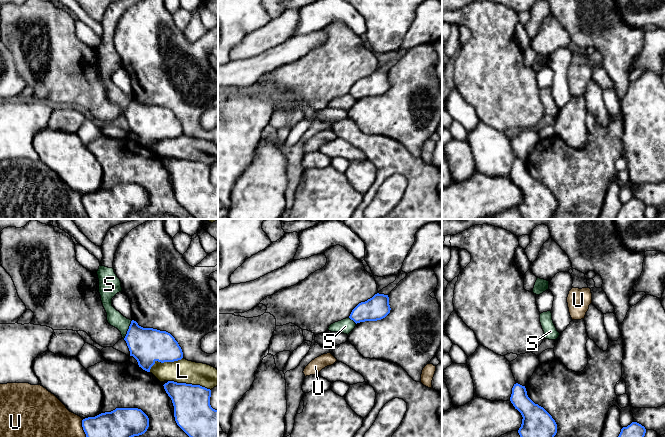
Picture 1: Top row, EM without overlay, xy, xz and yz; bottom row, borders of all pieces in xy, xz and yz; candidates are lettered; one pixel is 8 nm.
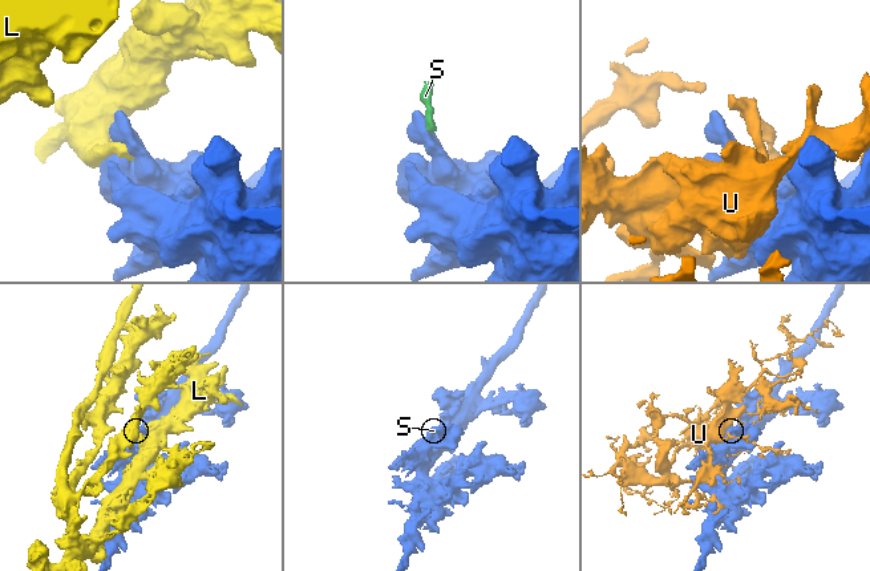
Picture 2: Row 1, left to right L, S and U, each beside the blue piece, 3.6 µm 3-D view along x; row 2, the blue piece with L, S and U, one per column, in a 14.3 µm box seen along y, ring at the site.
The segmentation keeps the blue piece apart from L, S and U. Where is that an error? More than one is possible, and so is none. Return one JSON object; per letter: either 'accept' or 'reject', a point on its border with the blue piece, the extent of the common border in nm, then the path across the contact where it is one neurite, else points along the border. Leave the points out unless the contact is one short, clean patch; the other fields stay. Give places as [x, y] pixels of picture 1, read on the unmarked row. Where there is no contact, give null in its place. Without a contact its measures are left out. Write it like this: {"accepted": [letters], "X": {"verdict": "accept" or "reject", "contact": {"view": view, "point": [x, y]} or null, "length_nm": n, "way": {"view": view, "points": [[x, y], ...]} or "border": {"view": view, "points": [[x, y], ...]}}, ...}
{"accepted": [], "L": {"verdict": "reject", "contact": {"view": "xy", "point": [189, 160]}, "length_nm": 360}, "S": {"verdict": "reject", "contact": {"view": "xy", "point": [128, 105]}, "length_nm": 170, "border": {"view": "xy", "points": [[132, 96], [123, 114]]}}, "U": {"verdict": "reject", "contact": {"view": "xy", "point": [84, 207]}, "length_nm": 200}}

